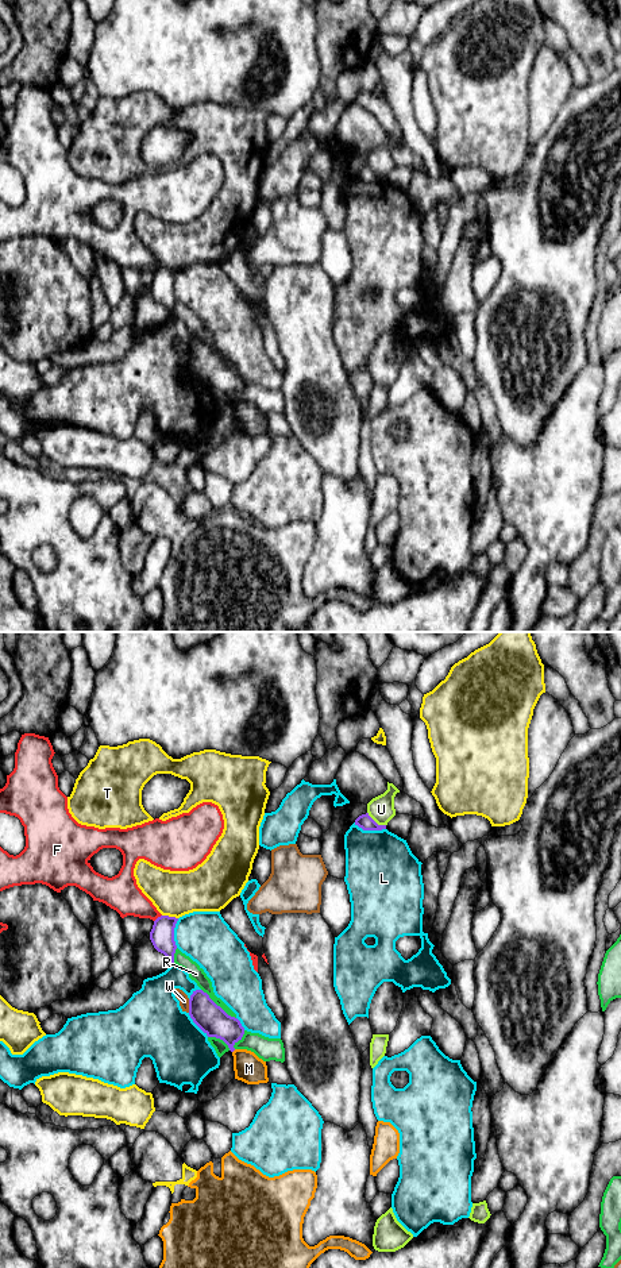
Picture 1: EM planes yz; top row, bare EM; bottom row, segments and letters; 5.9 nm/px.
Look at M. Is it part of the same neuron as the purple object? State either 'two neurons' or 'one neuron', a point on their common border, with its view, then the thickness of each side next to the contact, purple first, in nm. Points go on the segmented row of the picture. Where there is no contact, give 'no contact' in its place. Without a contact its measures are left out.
two neurons | no contact

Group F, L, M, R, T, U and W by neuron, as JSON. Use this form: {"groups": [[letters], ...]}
{"groups": [["F"], ["L"], ["M", "T"], ["R"], ["U"], ["W"]]}

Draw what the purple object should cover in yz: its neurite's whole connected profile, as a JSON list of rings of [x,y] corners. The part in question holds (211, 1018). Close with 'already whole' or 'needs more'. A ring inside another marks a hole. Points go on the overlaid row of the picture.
[[[196,990],[190,995],[189,1015],[208,1037],[223,1040],[231,1052],[235,1051],[234,1045],[244,1034],[240,1021],[228,1015],[202,990]]]; already whole

